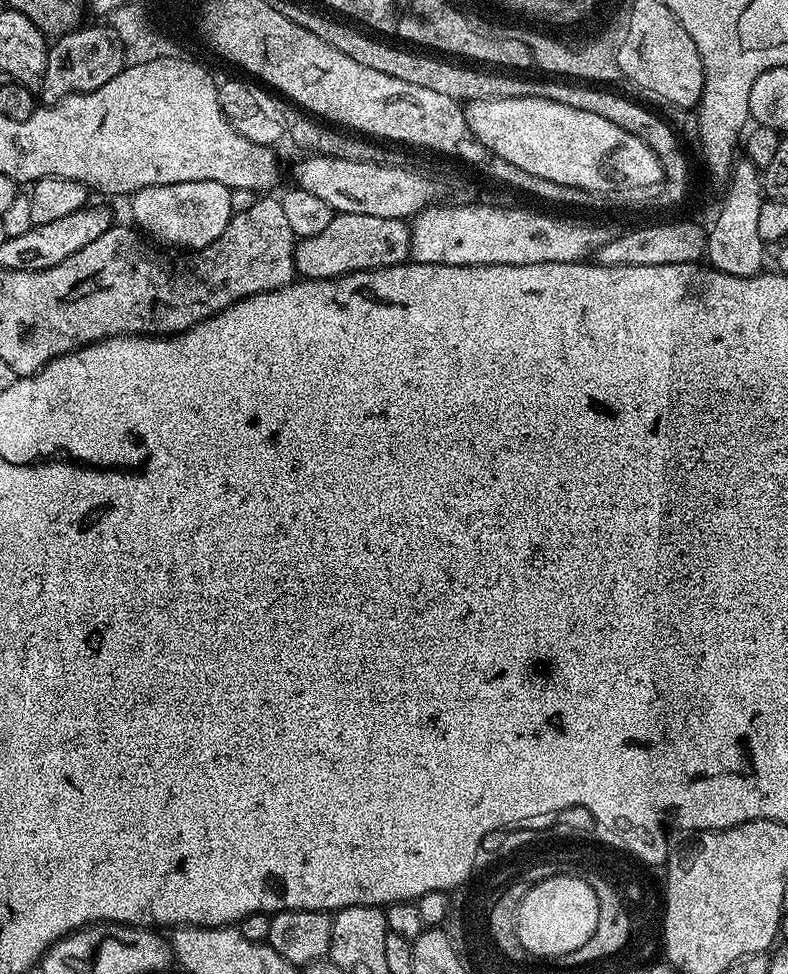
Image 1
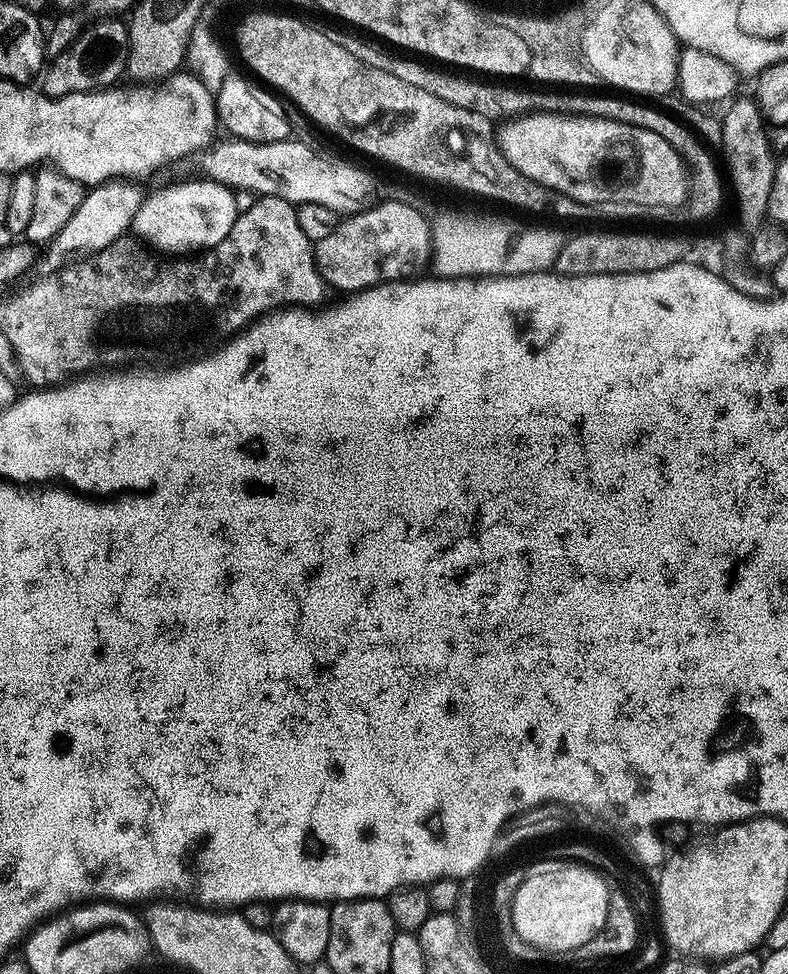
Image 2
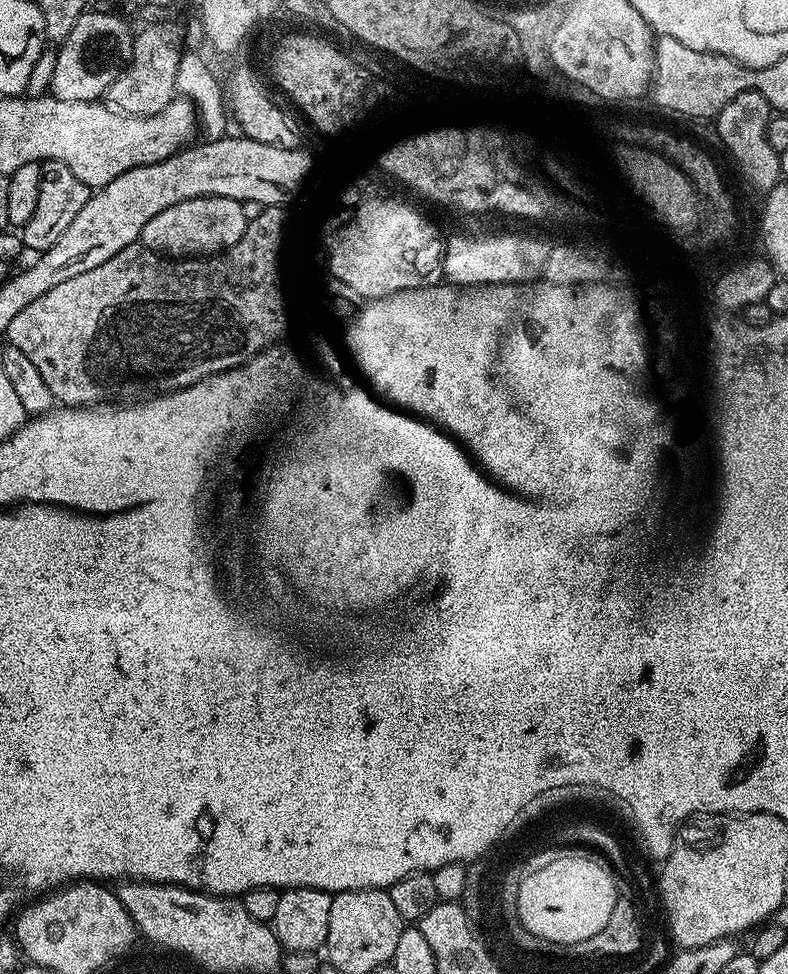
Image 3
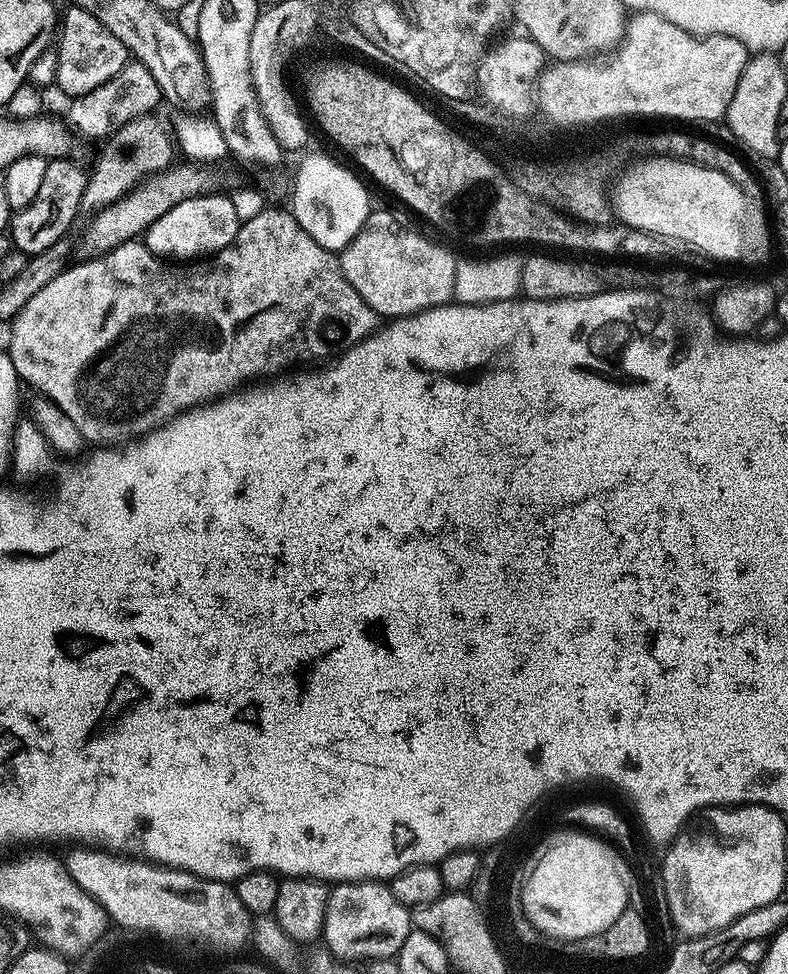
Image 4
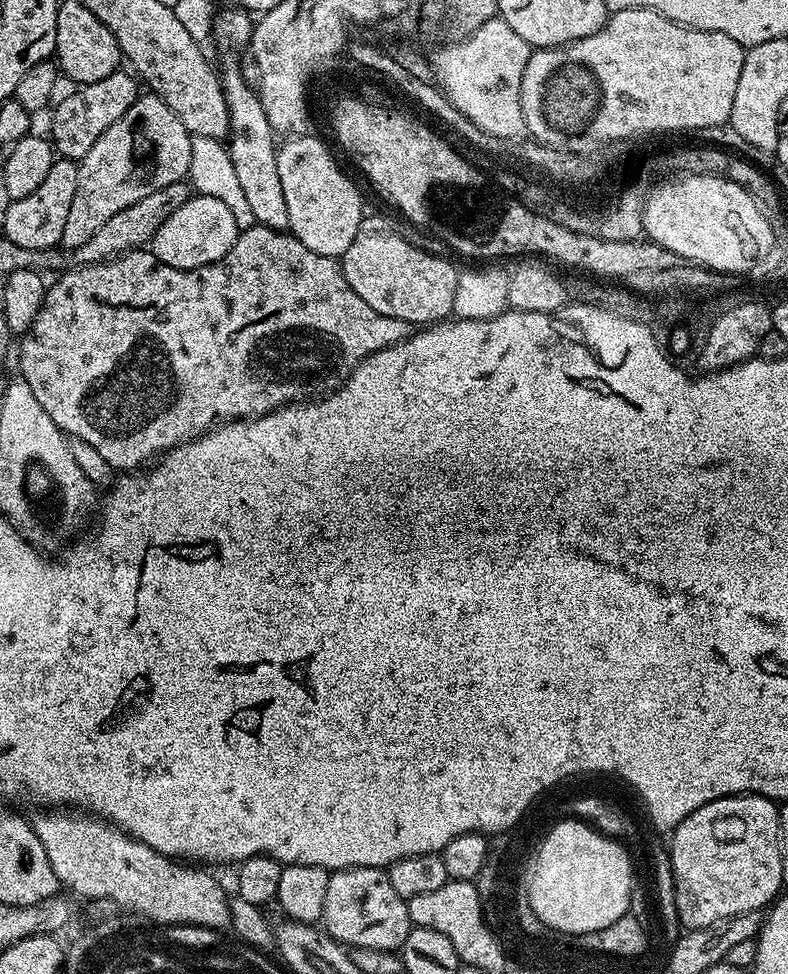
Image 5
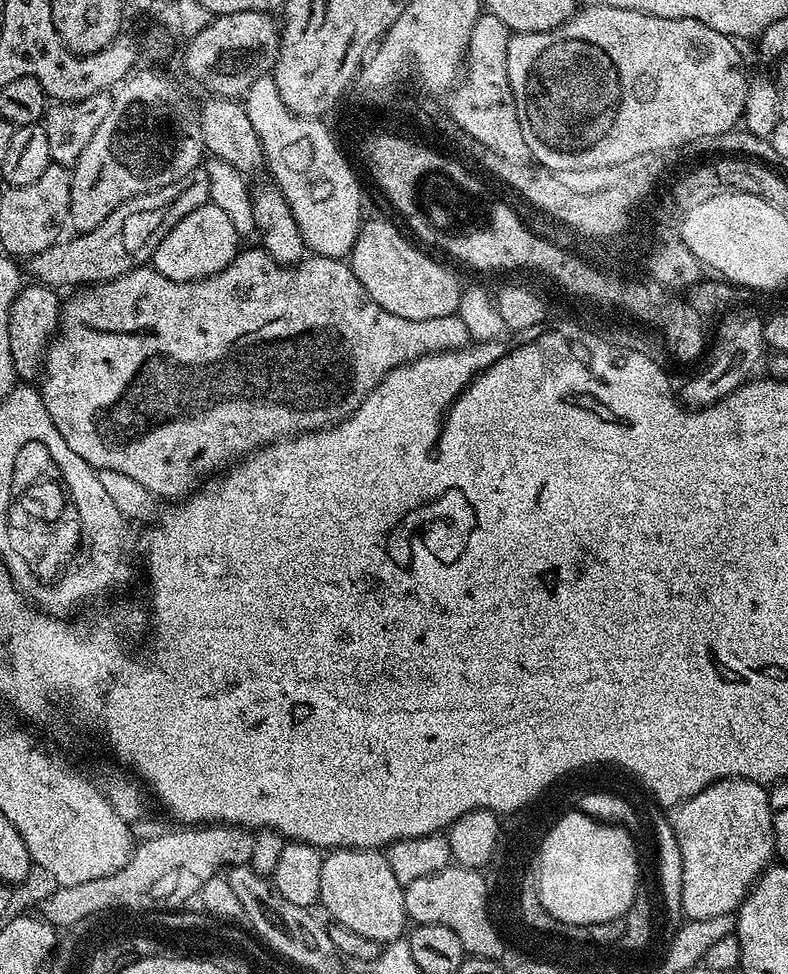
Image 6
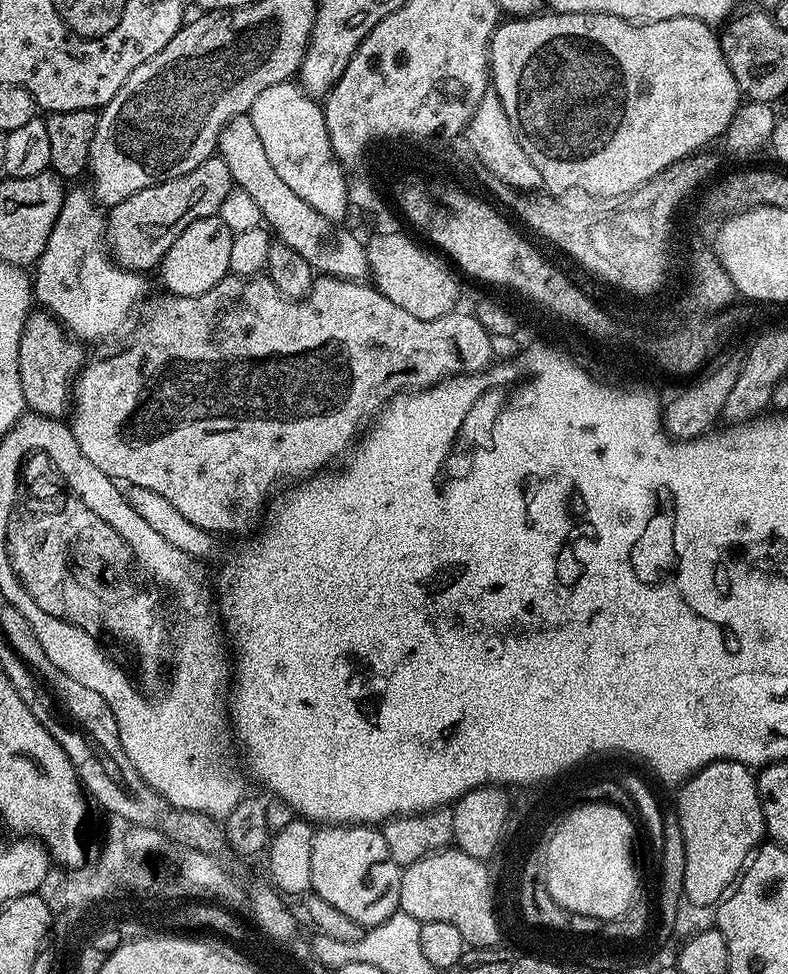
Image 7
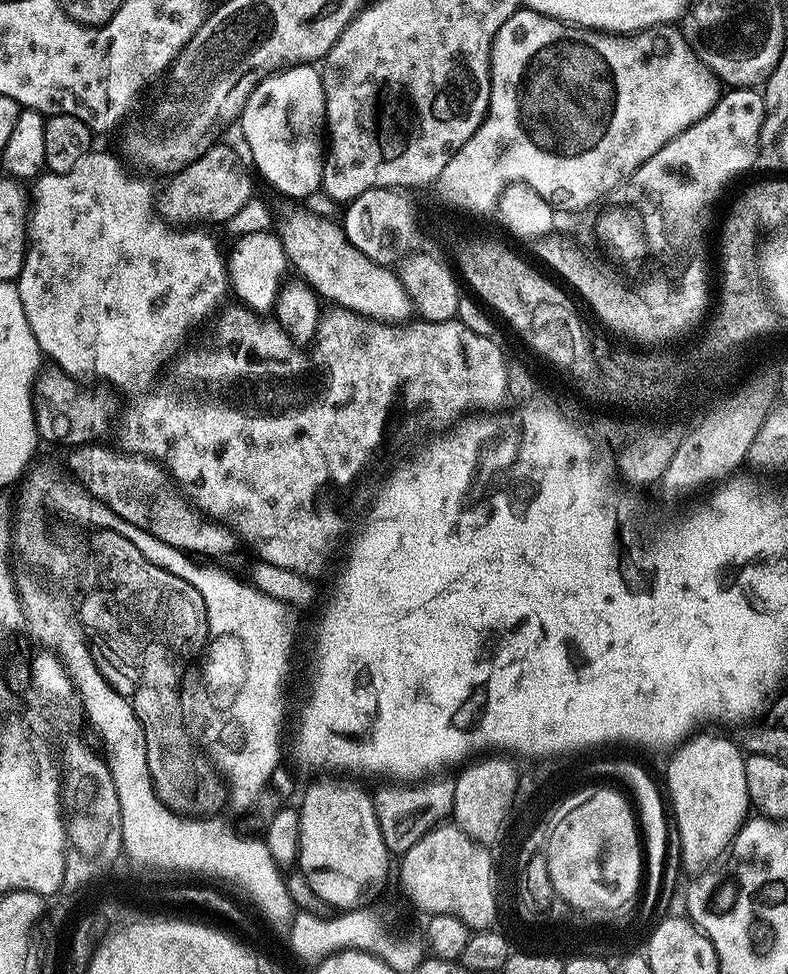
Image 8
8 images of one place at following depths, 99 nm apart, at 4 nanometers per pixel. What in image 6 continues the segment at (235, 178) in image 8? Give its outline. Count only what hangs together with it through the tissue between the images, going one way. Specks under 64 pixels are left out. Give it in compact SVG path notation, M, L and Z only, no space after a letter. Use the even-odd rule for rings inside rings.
M201 166L190 170L186 178L178 178L178 182L170 182L170 186L143 192L141 196L122 202L94 230L73 235L73 240L61 239L42 250L42 254L27 257L27 275L29 272L33 281L57 290L64 290L67 284L95 286L105 280L124 276L130 270L145 267L151 261L154 250L162 246L162 238L166 238L166 234L170 234L170 230L174 230L174 226L178 226L186 214L209 203L210 198L210 178L206 168Z

